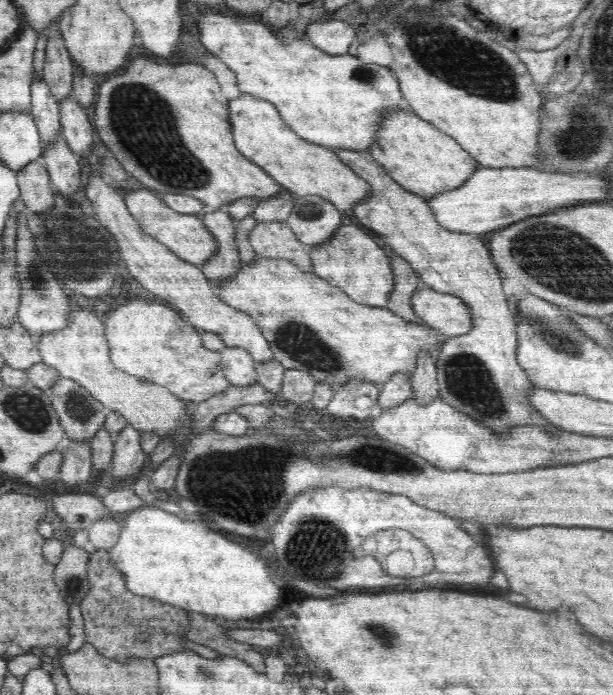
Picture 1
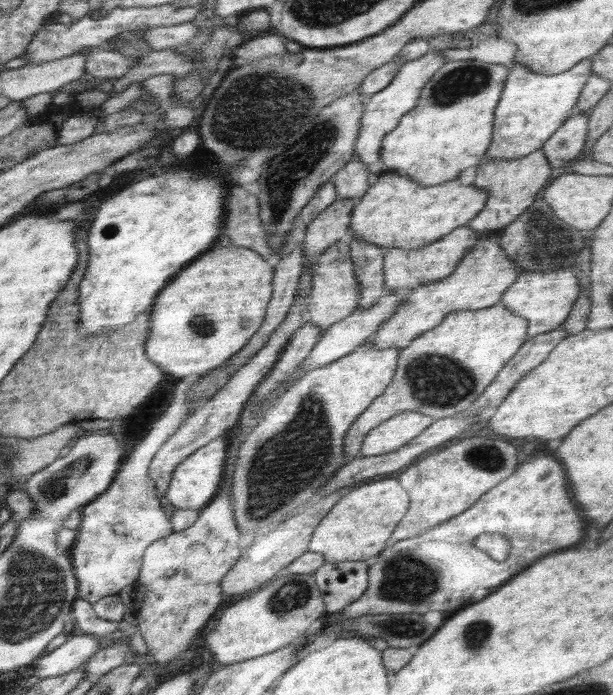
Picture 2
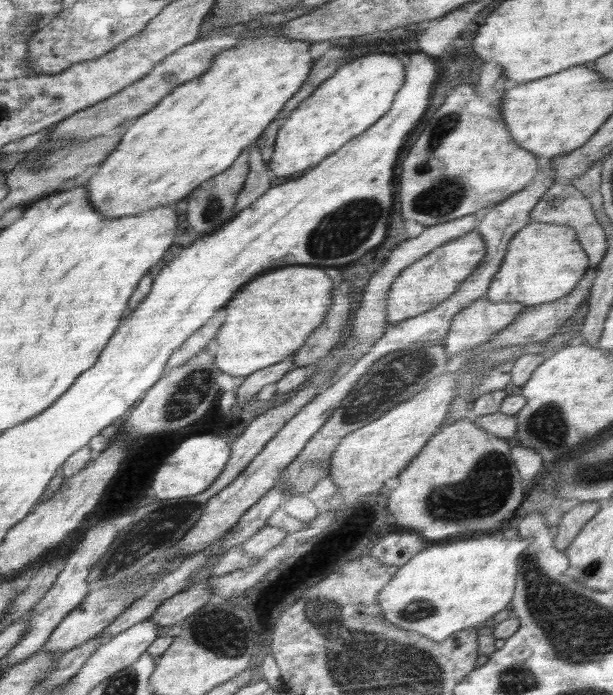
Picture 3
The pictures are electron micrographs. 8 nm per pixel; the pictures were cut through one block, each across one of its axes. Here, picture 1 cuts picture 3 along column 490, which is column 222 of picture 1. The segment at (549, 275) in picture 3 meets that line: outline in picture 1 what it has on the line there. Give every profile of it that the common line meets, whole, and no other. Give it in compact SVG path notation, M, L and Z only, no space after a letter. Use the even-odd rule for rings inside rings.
M256 257L249 265L240 267L240 270L231 276L223 285L219 288L215 288L216 298L223 300L226 304L232 308L246 313L250 318L258 325L258 328L263 332L265 339L268 341L269 347L273 352L273 358L276 359L285 369L296 369L308 371L316 383L328 383L330 387L338 390L339 386L342 386L350 379L358 379L358 381L366 381L368 383L378 384L380 390L383 384L391 378L393 374L402 371L406 373L408 377L415 369L415 362L418 353L424 349L428 353L432 353L436 356L439 352L439 348L443 345L443 342L448 339L445 336L439 334L437 329L434 329L427 324L414 324L408 322L398 315L390 312L386 307L371 307L368 305L358 304L353 301L341 288L330 284L326 279L316 276L313 272L302 271L294 262L288 259L271 259L264 257Z

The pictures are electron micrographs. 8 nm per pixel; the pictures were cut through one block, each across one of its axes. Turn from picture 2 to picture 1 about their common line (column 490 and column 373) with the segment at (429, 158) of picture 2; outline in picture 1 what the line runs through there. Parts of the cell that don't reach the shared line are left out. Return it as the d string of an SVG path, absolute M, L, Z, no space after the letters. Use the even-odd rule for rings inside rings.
M202 10L202 14L197 21L197 26L199 30L199 38L202 46L206 48L210 53L216 55L222 62L230 69L231 72L234 72L238 78L238 90L246 94L252 95L259 99L267 100L274 104L278 109L280 116L283 118L283 121L298 135L301 136L304 140L307 140L311 143L318 143L323 147L329 149L350 149L353 151L367 151L369 146L372 143L375 143L376 133L379 129L379 124L381 123L381 118L384 113L388 111L397 111L398 109L408 109L407 102L404 100L402 91L400 90L398 80L395 76L395 70L387 66L380 66L379 64L374 63L364 63L359 57L350 55L349 53L342 55L329 55L327 52L320 50L317 46L314 46L310 39L297 39L295 38L288 44L284 44L282 40L279 40L276 37L276 34L260 22L250 17L238 16L236 14L222 14L220 10L215 12L213 10Z

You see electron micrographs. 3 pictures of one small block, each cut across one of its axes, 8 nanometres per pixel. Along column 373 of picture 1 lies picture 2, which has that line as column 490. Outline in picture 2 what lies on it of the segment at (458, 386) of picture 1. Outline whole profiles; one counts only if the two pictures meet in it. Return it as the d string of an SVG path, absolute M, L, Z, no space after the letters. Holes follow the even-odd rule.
M542 148L518 159L506 160L496 157L483 157L482 162L477 165L476 179L473 184L476 187L488 189L488 200L486 200L486 204L479 214L468 222L469 227L480 232L482 236L497 234L498 230L504 230L504 227L512 223L520 214L523 214L524 210L527 210L536 198L540 197L540 192L544 186L547 186L546 182L550 180L550 176L552 176L552 165L544 155Z

